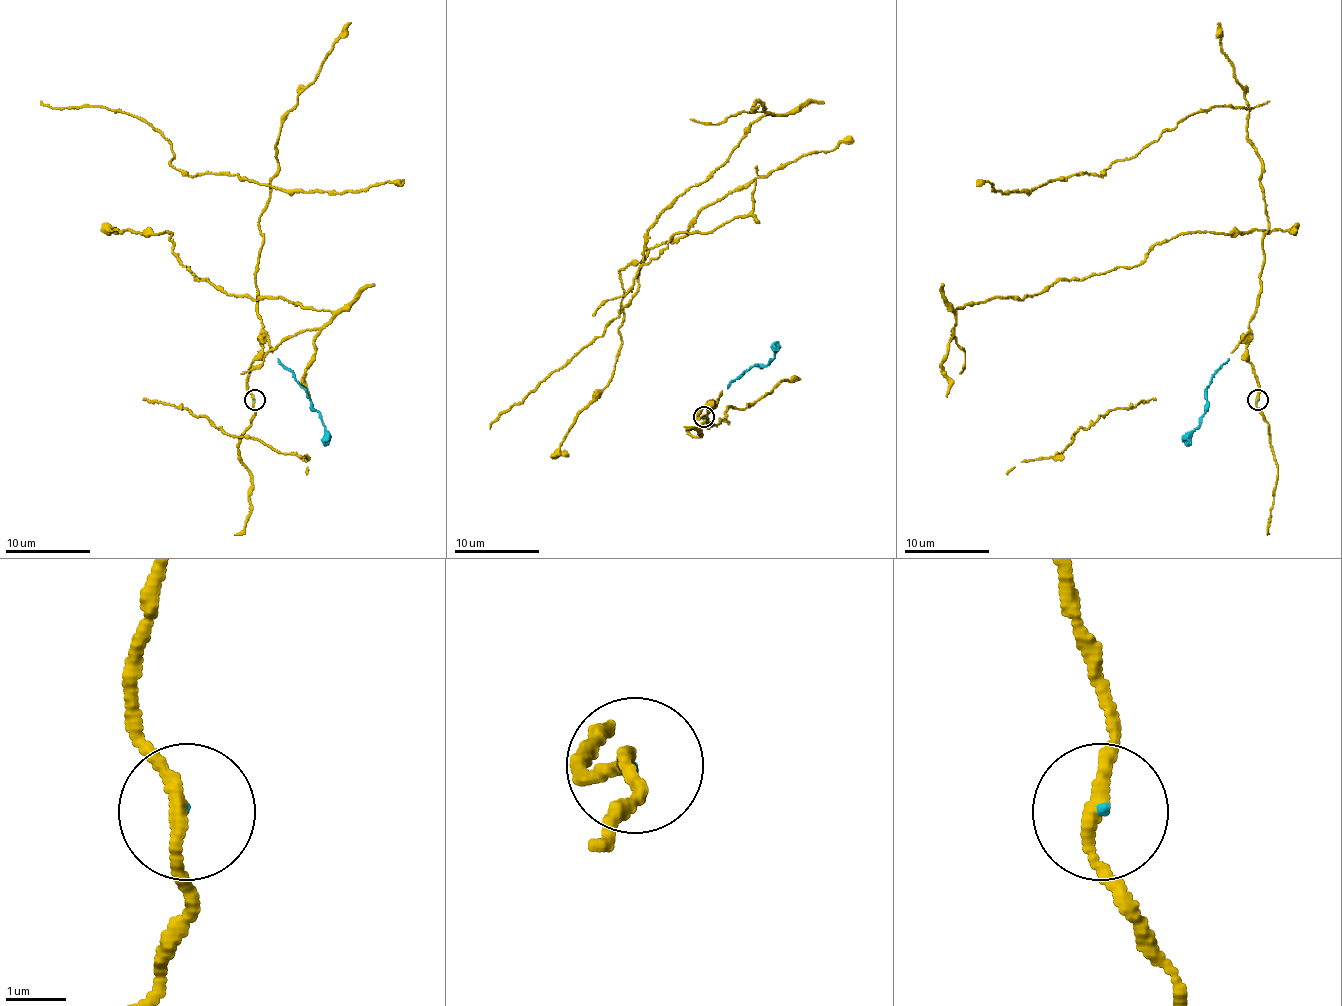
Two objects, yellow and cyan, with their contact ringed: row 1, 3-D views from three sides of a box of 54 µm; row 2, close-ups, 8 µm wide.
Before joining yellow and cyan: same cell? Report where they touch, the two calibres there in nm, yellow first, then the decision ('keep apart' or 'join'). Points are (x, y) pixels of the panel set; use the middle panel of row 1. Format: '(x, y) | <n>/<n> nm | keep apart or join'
(704, 417) | 200/40 nm | join

